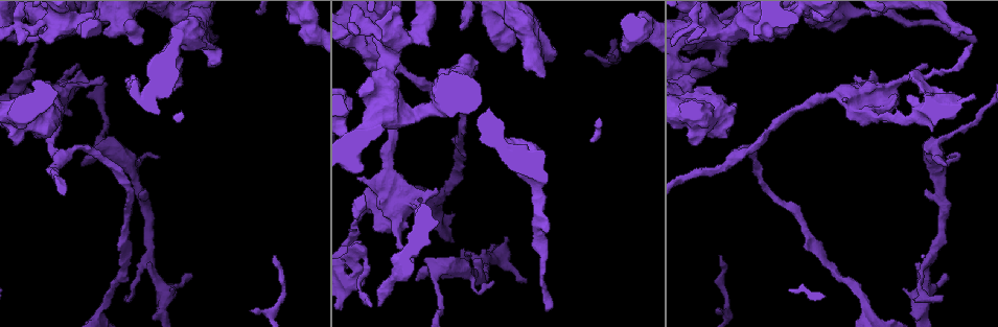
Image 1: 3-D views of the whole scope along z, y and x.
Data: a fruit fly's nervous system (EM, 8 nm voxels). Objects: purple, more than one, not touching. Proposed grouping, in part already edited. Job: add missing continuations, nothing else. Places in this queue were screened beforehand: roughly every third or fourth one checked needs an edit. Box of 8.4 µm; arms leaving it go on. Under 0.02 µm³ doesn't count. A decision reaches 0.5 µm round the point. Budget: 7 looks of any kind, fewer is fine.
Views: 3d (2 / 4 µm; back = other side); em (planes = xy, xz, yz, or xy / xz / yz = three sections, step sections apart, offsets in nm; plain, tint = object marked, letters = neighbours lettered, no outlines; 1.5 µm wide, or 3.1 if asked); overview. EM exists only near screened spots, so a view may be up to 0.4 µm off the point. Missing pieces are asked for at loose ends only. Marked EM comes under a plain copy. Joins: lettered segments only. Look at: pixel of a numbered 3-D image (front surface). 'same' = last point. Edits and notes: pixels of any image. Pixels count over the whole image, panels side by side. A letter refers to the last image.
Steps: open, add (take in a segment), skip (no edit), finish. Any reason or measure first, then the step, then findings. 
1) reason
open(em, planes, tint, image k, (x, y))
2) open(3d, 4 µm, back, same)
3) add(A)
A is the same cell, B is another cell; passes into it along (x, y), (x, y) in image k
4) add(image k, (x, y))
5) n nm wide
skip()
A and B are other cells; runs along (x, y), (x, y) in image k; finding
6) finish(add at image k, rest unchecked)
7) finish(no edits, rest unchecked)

an open end
open(3d, 4 µm, back, image 1, (526, 282))

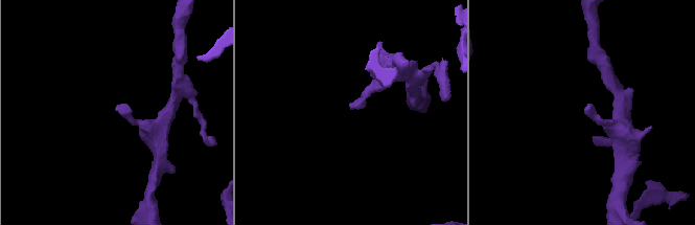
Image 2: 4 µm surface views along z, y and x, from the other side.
now the EM
open(em, planes, letters, image 2, (351, 108))

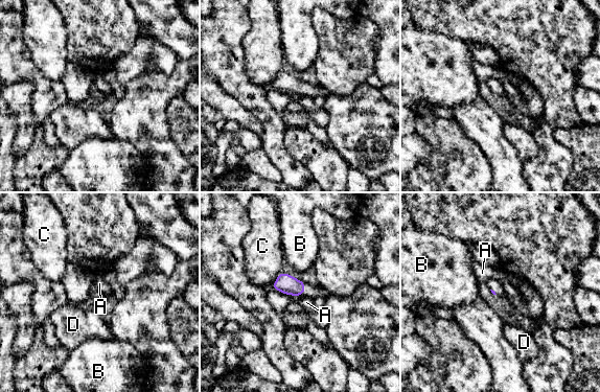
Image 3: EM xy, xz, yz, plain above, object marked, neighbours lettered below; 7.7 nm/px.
skip()
A, B, C and D are other cells; border along (303, 295), (298, 296) in image 3; no lettered segment goes on from it

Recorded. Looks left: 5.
an open end
open(em, planes, letters, image 1, (849, 119))

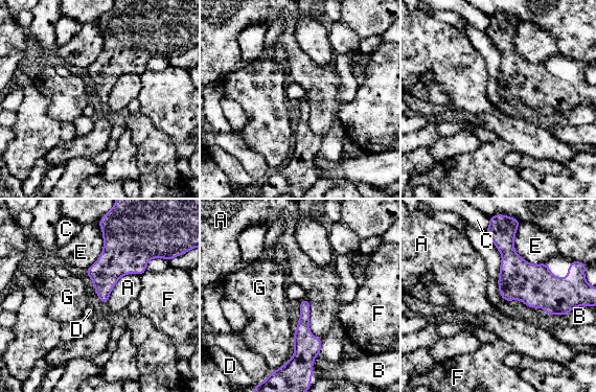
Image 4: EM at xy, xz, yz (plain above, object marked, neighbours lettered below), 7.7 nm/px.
skip()
A, B, C, D, E, F and G are other cells; border along (135, 273), (116, 282), (106, 304) in image 4; none of them fits

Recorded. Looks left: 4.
free end
open(3d, 2 µm, image 1, (287, 18))

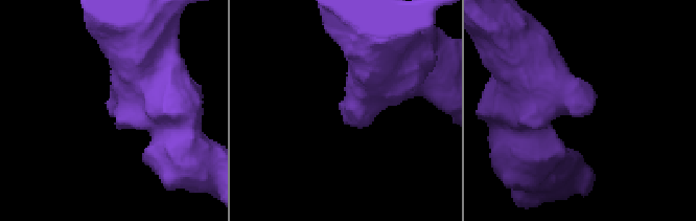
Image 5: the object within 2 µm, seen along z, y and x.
open(em, planes, letters, image 5, (348, 121))

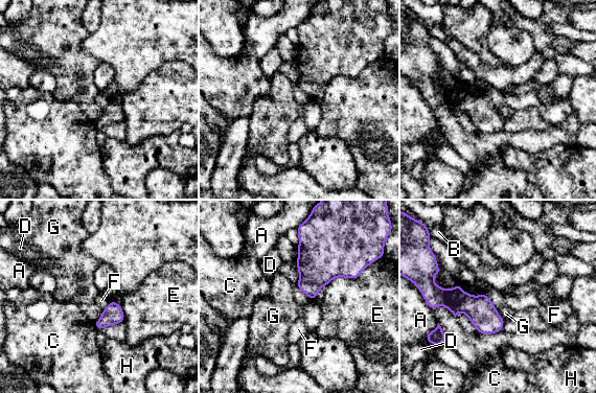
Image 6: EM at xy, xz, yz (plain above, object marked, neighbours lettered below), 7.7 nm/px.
skip()
A, B, C, D, E, F, G and H are other cells; border along (92, 323), (97, 330) in image 6; none of them fits

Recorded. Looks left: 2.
finish(no edits, rest unchecked)

